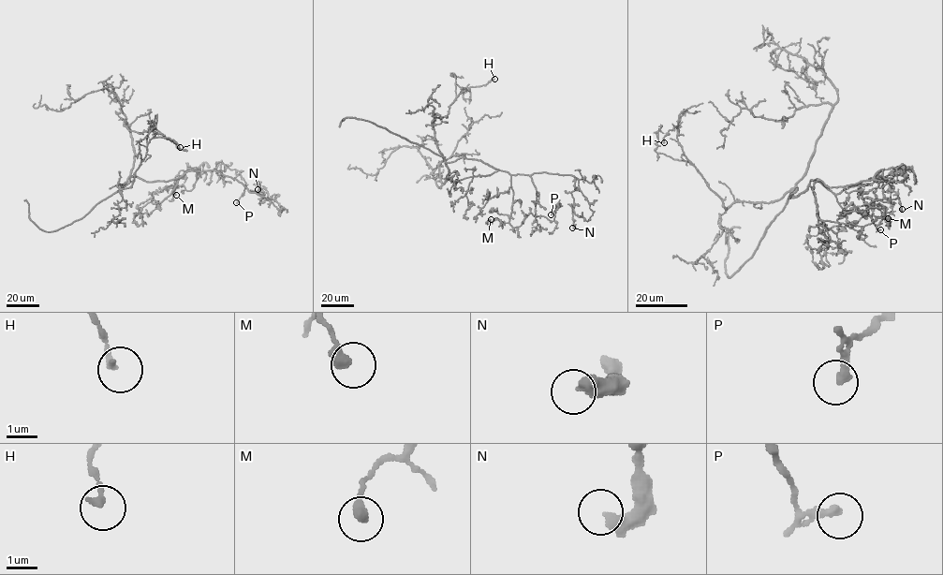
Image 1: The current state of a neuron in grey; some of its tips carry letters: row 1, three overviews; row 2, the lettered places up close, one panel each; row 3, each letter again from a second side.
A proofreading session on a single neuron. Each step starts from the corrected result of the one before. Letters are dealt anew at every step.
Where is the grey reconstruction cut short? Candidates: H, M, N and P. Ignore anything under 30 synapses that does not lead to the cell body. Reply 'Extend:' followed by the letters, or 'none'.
Extend: none

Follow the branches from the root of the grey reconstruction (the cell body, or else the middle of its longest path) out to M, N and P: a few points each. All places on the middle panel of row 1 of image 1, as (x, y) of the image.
M: (446, 163), (461, 157), (475, 158), (510, 175), (513, 200), (509, 221), (495, 217), (488, 222), (491, 219)
N: (446, 163), (465, 157), (515, 175), (546, 172), (573, 175), (578, 187), (571, 193), (572, 228)
P: (446, 163), (475, 158), (510, 174), (528, 175), (536, 190), (535, 215), (553, 221), (560, 203), (551, 214)

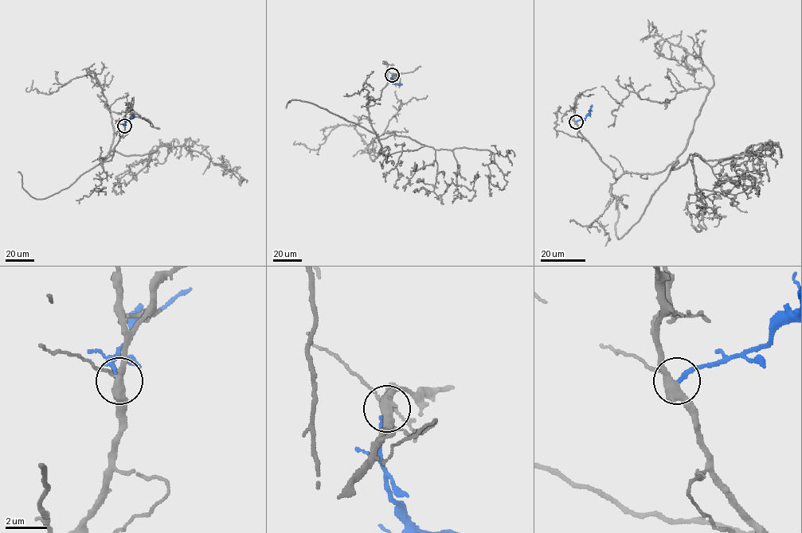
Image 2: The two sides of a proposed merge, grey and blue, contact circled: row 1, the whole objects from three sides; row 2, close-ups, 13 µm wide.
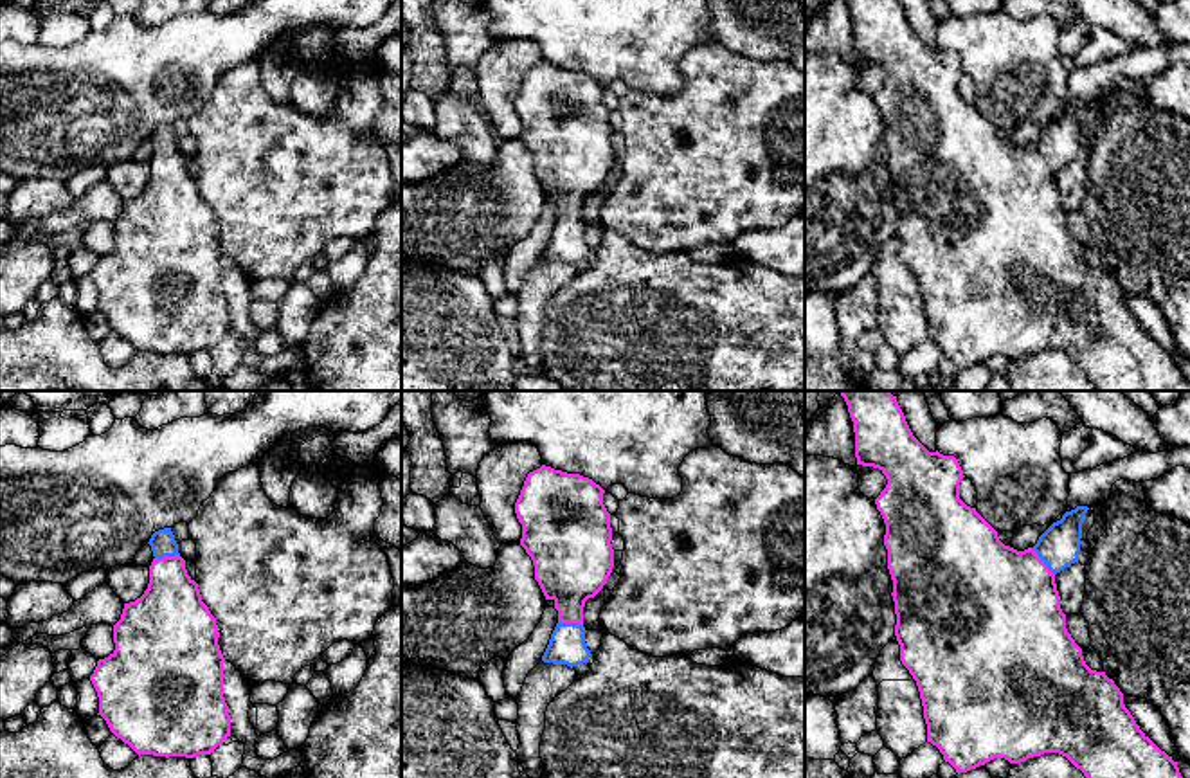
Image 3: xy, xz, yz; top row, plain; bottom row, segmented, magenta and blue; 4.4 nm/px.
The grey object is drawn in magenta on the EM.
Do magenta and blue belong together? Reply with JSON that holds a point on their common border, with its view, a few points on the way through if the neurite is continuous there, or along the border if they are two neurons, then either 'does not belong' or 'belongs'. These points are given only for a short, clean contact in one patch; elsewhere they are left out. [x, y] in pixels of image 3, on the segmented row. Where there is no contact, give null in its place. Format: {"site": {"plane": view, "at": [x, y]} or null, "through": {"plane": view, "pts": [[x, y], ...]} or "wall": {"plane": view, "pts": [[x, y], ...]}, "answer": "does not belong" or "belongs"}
{"site": {"plane": "yz", "at": [1043, 562]}, "through": {"plane": "yz", "pts": [[1003, 602], [1043, 562], [1059, 546]]}, "answer": "belongs"}

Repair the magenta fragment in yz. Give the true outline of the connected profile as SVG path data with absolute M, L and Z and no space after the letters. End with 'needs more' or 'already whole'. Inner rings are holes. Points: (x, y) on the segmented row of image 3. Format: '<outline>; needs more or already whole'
M843 391L841 396L848 405L850 418L855 432L855 457L857 465L879 468L888 484L875 499L880 511L886 535L884 546L888 549L888 569L893 580L893 602L895 602L895 636L900 645L900 661L916 681L924 719L927 724L927 742L936 746L956 773L967 773L994 758L1005 758L1010 764L1021 764L1028 758L1041 756L1044 753L1059 753L1066 756L1086 778L1183 778L1177 762L1161 751L1136 724L1134 717L1123 704L1123 693L1105 672L1091 670L1082 656L1082 648L1075 643L1066 629L1066 614L1060 609L1060 596L1055 584L1055 574L1078 562L1082 524L1087 513L1087 506L1077 506L1066 511L1060 520L1053 522L1037 540L1033 547L1017 551L1005 546L997 531L976 511L960 499L960 483L965 477L963 470L954 456L943 456L938 450L929 452L911 432L906 416L889 391Z; needs more

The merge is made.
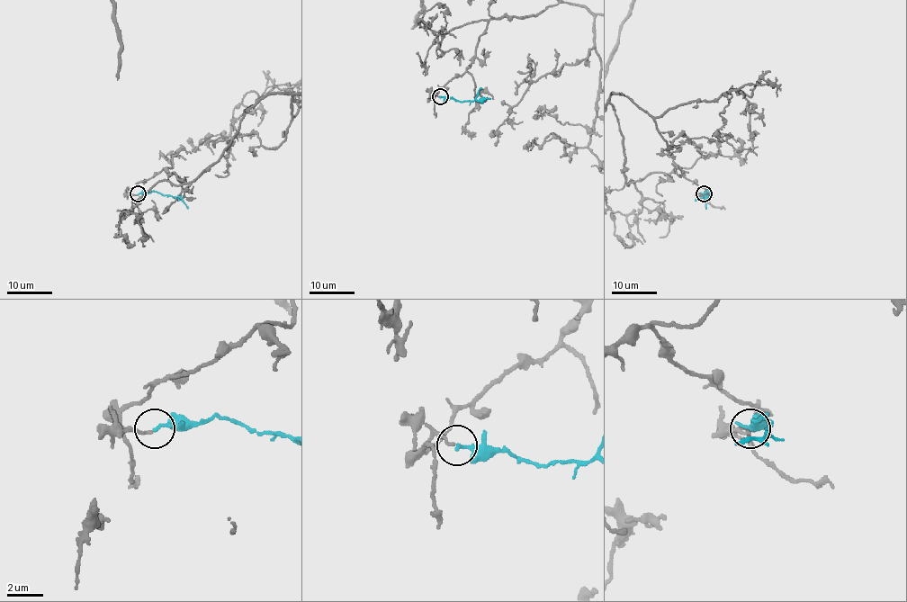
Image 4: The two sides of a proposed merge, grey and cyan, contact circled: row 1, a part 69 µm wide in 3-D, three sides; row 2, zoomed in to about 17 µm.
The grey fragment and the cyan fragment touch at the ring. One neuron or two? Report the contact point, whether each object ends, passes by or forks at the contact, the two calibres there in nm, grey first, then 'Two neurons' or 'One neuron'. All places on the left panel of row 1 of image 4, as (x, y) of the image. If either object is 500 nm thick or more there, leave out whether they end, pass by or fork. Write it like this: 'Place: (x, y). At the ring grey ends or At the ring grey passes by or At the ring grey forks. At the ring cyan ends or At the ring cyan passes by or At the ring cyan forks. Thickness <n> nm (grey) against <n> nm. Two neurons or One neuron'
Place: (138, 193). At the ring grey ends. At the ring cyan ends. Thickness 180 nm (grey) against 220 nm. One neuron

